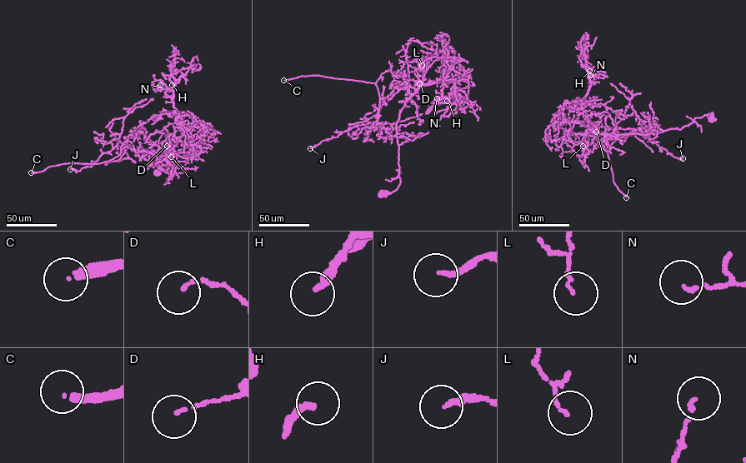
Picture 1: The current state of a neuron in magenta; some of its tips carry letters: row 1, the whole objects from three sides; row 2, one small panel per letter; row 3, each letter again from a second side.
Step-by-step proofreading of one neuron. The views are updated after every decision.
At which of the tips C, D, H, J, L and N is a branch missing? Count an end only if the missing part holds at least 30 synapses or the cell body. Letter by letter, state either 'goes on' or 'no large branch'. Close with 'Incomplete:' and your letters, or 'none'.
C: goes on
D: no large branch
H: goes on
J: no large branch
L: no large branch
N: no large branch
Incomplete: C, H

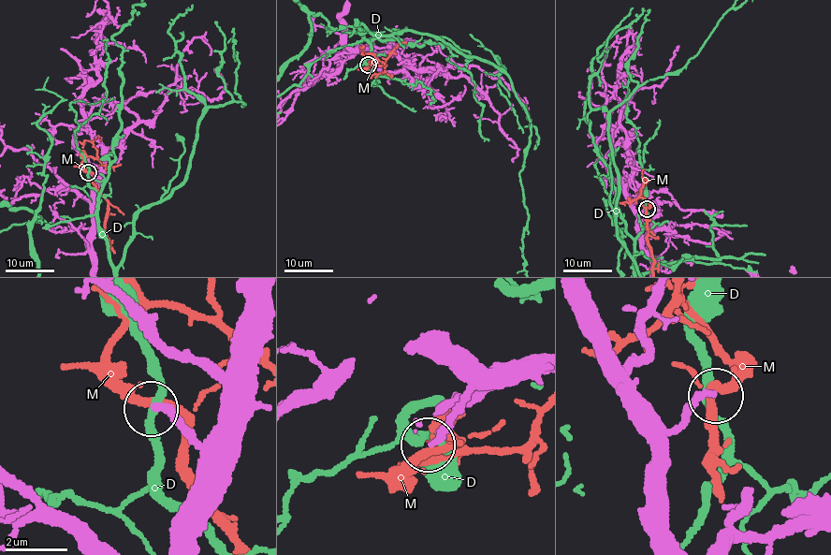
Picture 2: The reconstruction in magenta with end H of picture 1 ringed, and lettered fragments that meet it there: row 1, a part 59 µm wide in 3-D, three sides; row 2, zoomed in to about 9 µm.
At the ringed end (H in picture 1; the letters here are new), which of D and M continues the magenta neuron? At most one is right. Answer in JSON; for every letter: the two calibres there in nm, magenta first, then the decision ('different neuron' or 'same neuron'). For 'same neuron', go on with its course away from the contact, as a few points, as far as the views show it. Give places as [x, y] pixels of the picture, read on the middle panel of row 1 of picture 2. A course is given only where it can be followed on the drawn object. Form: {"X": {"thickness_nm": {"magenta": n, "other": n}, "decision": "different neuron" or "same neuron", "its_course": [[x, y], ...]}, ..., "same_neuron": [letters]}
{"D": {"thickness_nm": {"magenta": 240, "other": 240}, "decision": "different neuron"}, "M": {"thickness_nm": {"magenta": 240, "other": 240}, "decision": "different neuron"}, "same_neuron": []}

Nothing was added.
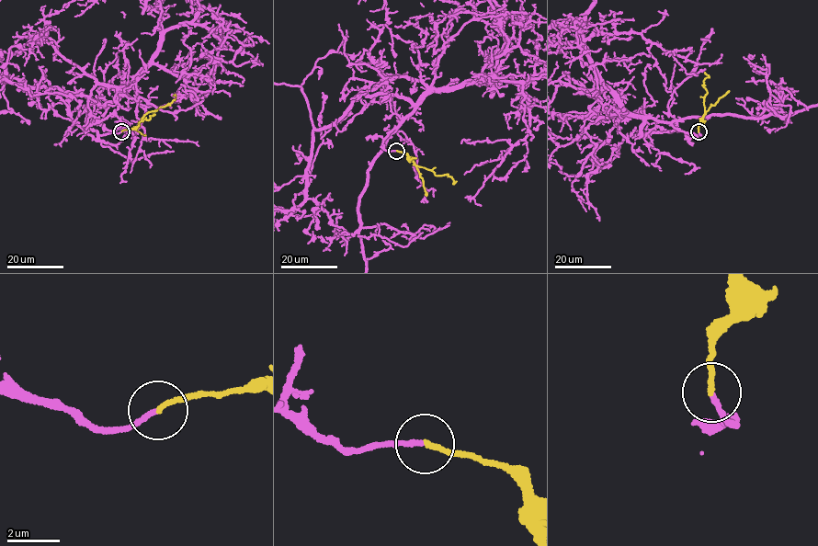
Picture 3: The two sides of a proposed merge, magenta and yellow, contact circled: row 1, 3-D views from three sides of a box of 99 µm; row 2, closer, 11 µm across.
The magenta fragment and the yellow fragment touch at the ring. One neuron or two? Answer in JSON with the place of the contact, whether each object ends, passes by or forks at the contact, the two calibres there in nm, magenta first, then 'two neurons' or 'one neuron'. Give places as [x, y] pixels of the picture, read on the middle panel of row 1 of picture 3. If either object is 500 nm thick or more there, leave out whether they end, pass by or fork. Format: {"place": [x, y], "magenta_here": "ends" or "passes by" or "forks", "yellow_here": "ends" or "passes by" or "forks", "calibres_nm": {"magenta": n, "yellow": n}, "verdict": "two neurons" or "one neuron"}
{"place": [396, 151], "magenta_here": "ends", "yellow_here": "ends", "calibres_nm": {"magenta": 180, "yellow": 200}, "verdict": "one neuron"}

